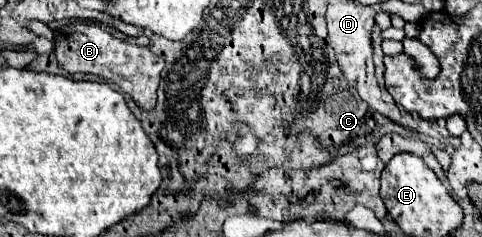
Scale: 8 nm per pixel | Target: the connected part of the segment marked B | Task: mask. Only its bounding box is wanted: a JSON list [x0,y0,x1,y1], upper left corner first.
[54,23,164,111]

